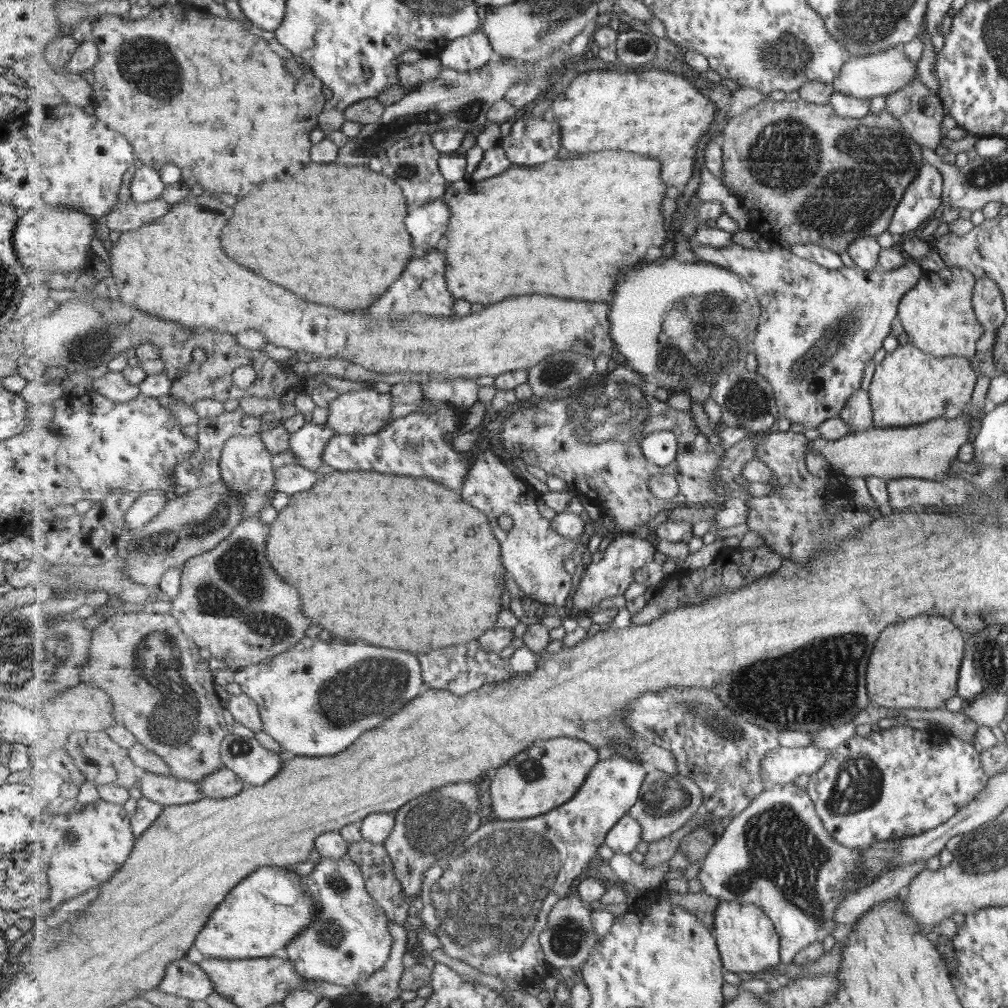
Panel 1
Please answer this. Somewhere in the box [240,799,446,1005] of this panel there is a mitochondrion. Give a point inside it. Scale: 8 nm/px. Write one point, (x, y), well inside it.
(330, 934)

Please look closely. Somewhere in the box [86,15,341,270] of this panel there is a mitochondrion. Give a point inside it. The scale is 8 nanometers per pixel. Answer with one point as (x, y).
(145, 62)

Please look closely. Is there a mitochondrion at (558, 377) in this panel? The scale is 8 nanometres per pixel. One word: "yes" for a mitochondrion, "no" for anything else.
yes

